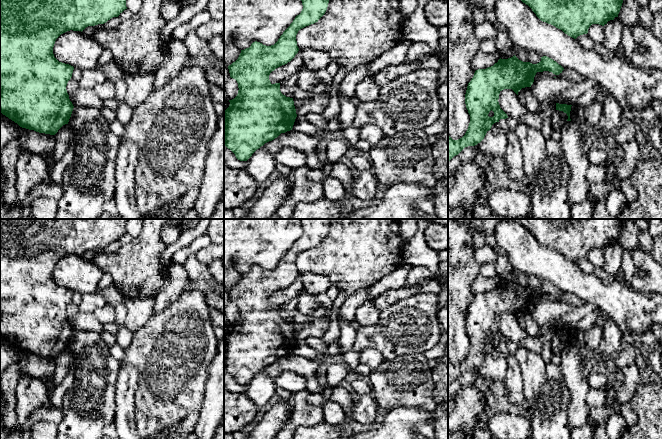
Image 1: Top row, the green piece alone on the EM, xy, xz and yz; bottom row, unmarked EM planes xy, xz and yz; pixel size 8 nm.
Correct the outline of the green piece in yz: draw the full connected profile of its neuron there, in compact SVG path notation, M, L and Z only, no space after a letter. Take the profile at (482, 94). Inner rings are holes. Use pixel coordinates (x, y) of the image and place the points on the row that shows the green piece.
M515 55L508 59L500 58L486 69L476 70L465 94L470 123L462 138L453 140L448 134L448 162L465 147L480 143L494 123L508 118L498 102L502 90L512 89L518 95L522 88L531 87L537 72L549 71L559 75L563 70L547 56L532 64L519 60Z

